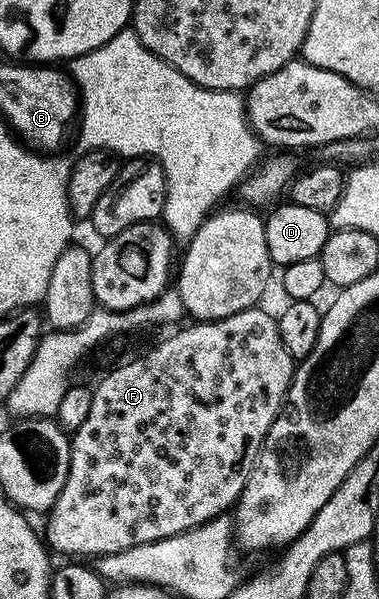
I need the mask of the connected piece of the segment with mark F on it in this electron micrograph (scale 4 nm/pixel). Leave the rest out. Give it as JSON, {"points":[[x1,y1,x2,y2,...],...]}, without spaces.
{"points":[[249,306,244,312,236,312,232,316,220,319,219,322,195,321,190,324,194,326,186,326,183,330,175,329,175,334,170,334,163,342,156,343,147,354,142,354,139,358,108,371,99,380,94,395,92,393,89,395,90,407,87,416,83,418,83,423,78,429,73,431,70,440,68,480,56,504,48,511,50,519,46,522,44,538,51,551,59,550,62,554,75,554,78,557,75,559,78,560,93,560,105,554,124,552,133,546,171,538,183,534,185,530,195,530,197,526,203,526,205,522,225,515,237,503,239,496,244,492,244,484,256,464,260,448,268,436,268,428,272,428,286,401,286,393,296,369,296,359,290,355,288,348,284,348,284,340,280,340,277,317,262,309,258,306]]}

